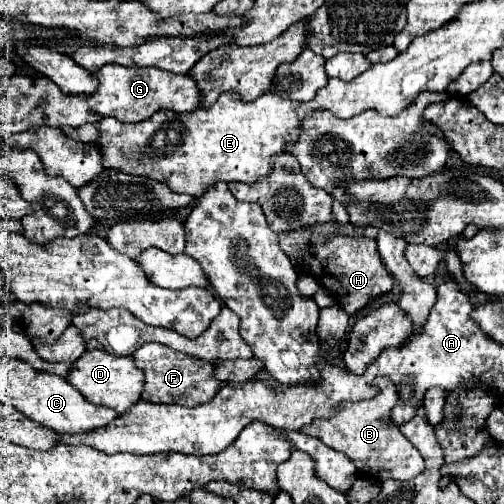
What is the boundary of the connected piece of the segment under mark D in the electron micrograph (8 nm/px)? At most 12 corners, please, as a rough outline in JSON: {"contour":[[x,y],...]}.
{"contour":[[84,352],[66,380],[92,404],[124,414],[144,374],[132,356]]}

